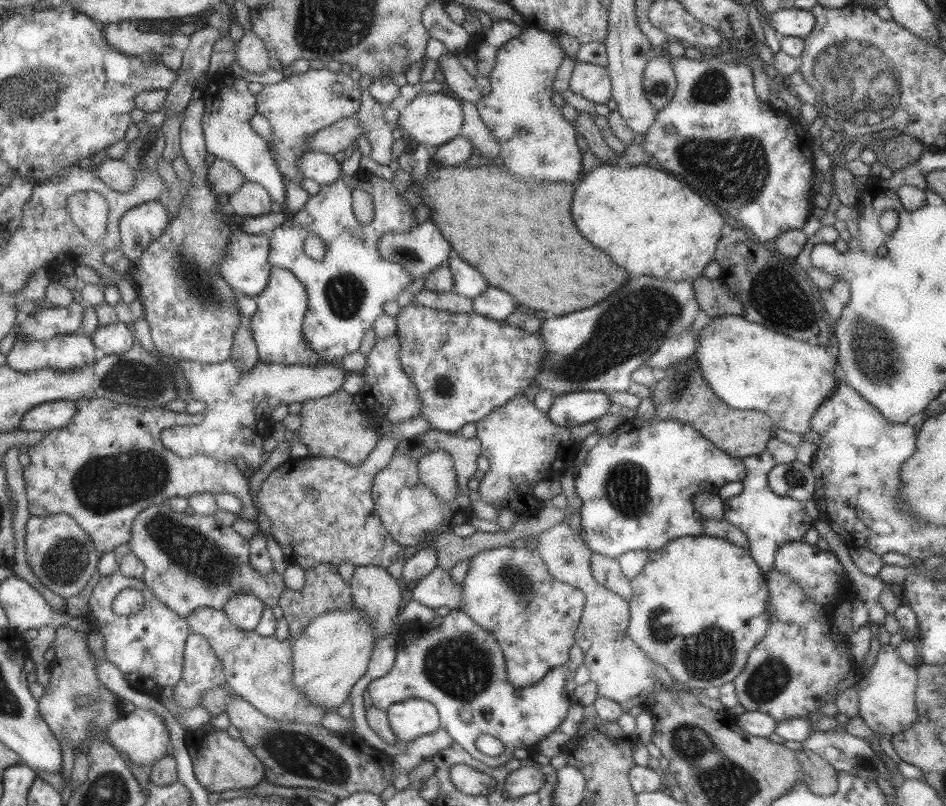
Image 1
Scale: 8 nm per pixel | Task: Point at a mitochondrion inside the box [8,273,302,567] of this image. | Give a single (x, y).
(102, 486)

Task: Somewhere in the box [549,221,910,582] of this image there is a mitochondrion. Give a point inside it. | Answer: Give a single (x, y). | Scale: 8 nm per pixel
(862, 328)

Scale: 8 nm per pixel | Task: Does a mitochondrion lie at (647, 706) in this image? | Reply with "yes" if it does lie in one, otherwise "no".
no

